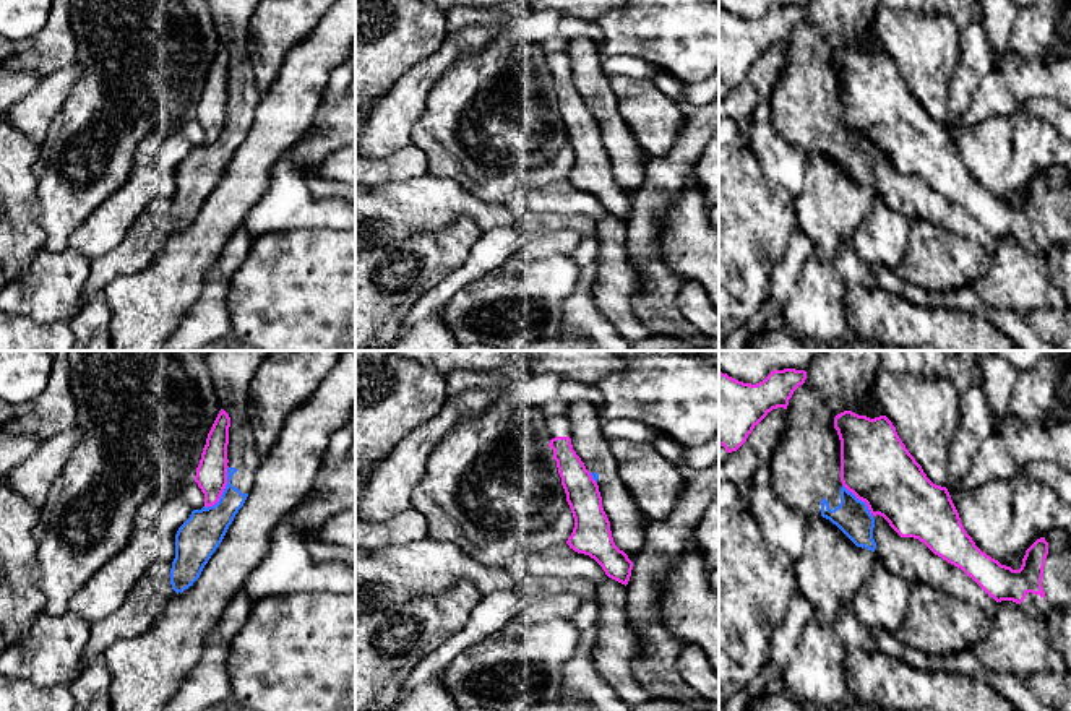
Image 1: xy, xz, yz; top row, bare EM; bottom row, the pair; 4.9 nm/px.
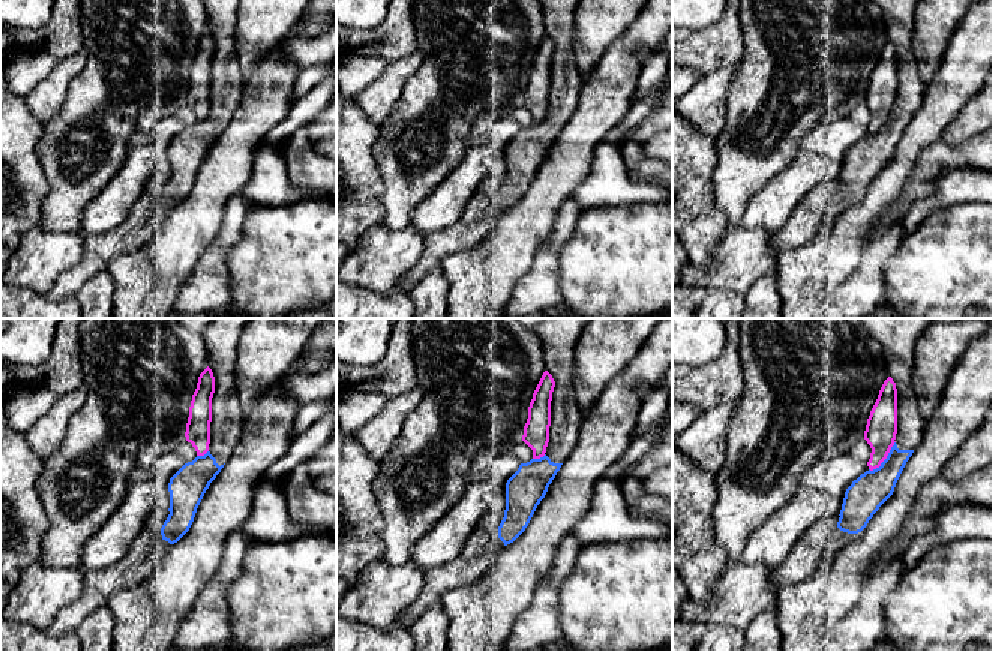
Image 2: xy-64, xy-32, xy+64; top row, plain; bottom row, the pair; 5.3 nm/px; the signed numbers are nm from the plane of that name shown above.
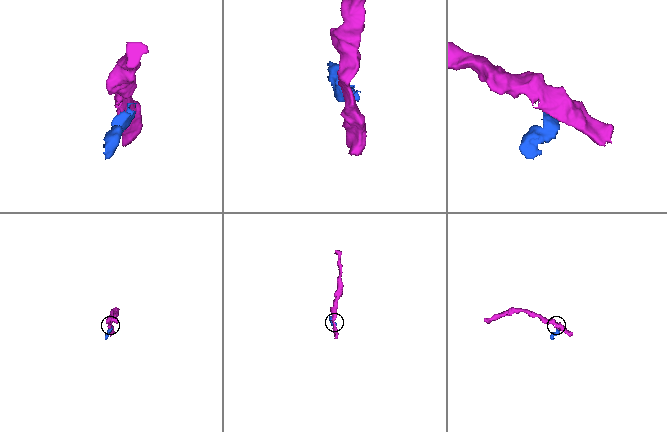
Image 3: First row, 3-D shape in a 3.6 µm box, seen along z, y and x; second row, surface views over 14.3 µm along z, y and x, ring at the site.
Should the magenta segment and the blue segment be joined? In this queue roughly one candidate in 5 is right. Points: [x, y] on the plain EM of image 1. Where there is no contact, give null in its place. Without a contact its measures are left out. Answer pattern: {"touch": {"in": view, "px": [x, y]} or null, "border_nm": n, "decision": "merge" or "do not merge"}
{"touch": {"in": "xy", "px": [224, 124]}, "border_nm": 240, "decision": "do not merge"}

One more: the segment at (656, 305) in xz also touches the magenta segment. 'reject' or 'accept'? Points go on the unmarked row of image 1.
reject

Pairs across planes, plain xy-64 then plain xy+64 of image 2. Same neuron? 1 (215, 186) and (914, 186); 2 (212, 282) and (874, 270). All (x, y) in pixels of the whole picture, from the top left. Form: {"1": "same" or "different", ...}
{"1": "different", "2": "same"}

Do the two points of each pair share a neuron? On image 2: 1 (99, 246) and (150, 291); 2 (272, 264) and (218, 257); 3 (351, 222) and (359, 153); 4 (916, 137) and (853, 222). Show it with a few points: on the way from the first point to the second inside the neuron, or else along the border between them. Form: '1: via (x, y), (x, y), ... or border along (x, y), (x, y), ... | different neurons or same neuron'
1: border along (134, 251), (116, 255), (105, 269) | different neurons
2: border along (242, 227), (242, 237), (227, 257), (230, 293) | different neurons
3: via (356, 206), (360, 201), (359, 170) | same neuron
4: via (905, 158), (899, 171), (874, 201) | same neuron

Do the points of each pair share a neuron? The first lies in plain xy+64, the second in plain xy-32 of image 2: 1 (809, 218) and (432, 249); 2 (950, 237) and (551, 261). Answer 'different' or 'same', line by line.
1: same
2: different

